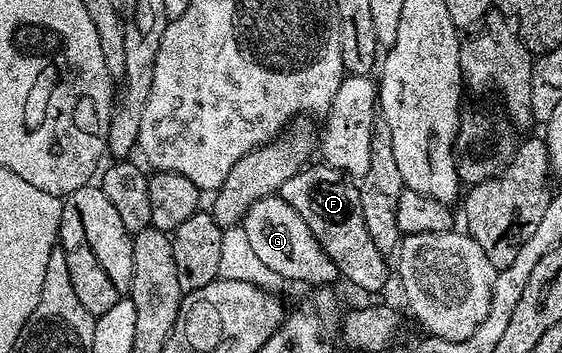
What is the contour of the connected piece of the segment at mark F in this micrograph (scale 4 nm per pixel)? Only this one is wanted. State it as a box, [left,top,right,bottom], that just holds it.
[279,162,388,292]

